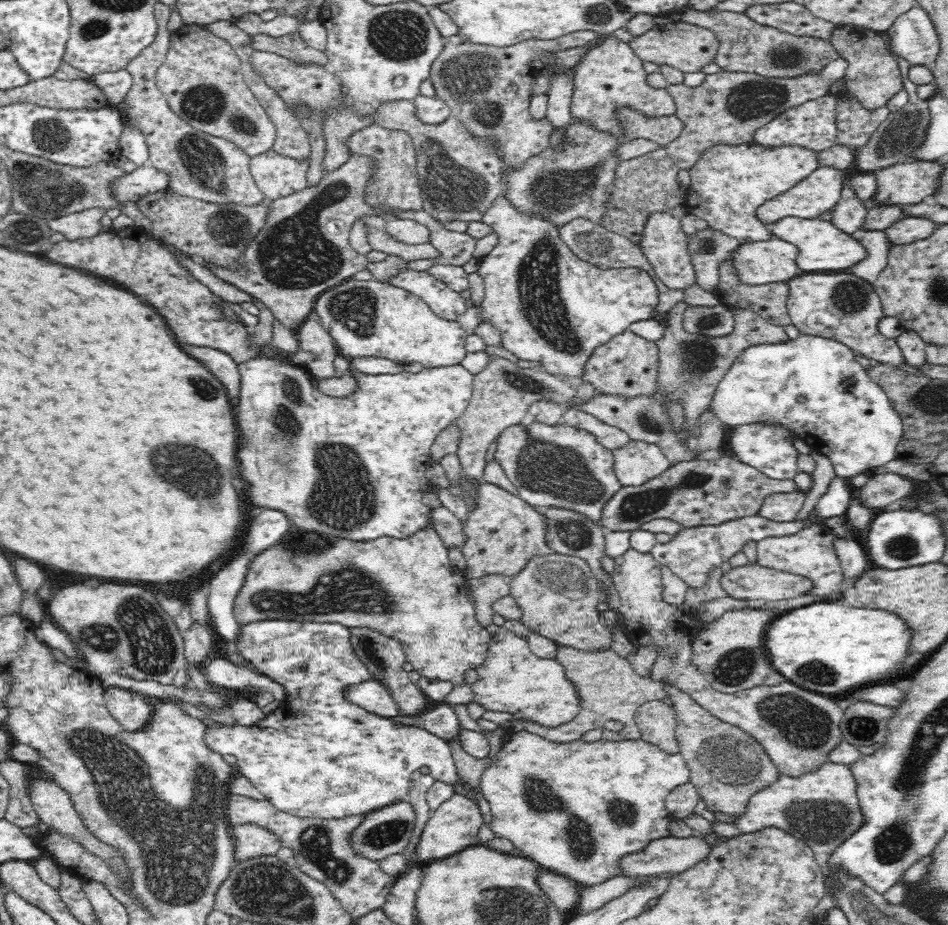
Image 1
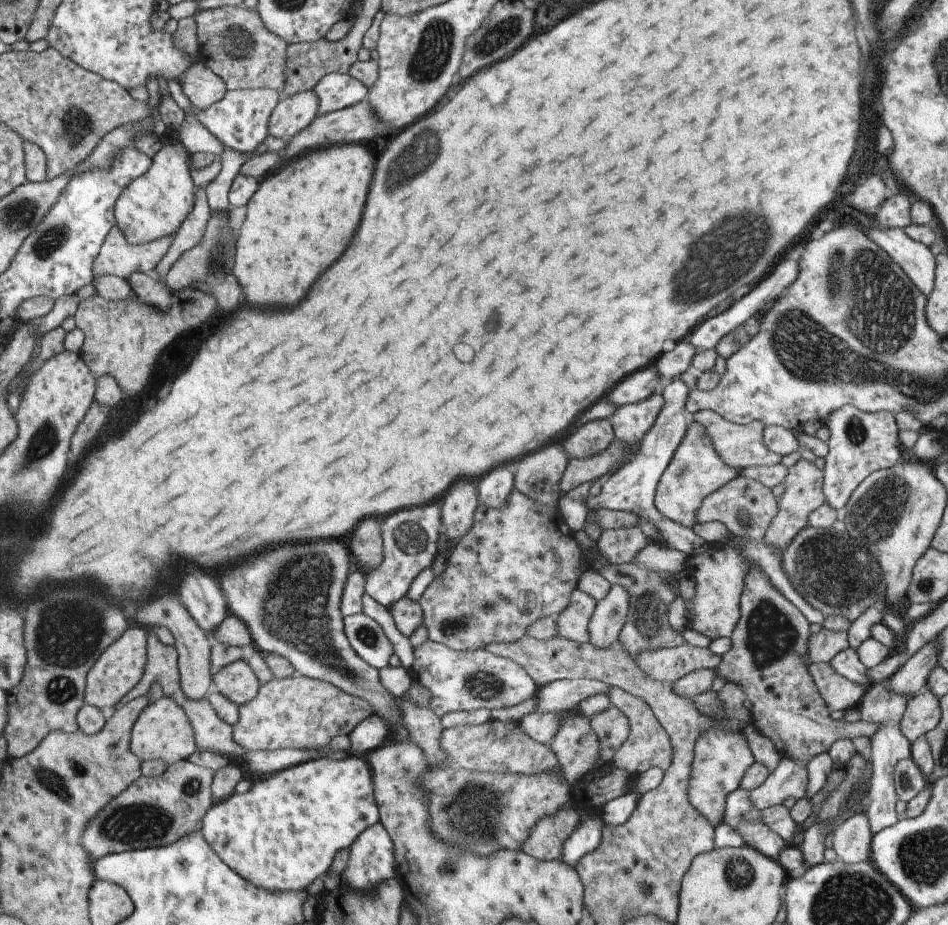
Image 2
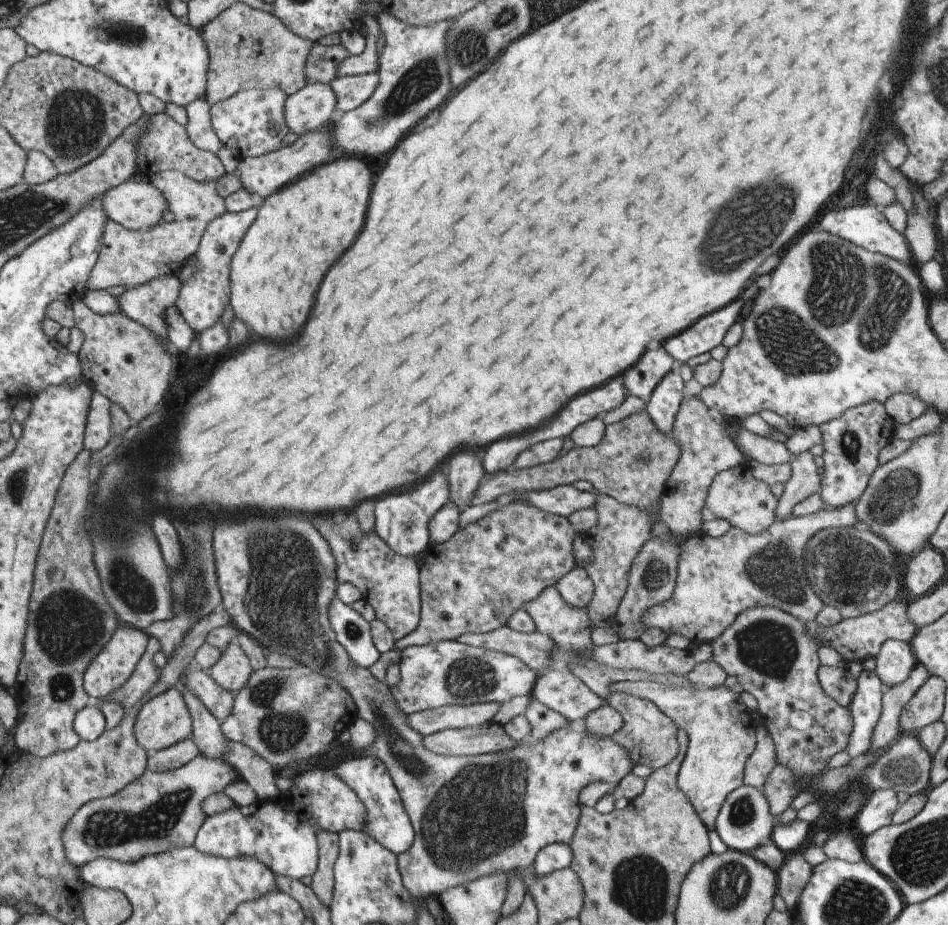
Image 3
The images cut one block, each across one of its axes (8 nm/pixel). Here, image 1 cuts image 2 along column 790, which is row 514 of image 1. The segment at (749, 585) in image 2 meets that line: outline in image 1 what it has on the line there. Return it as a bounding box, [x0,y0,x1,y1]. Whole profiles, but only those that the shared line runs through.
[599,455,798,532]

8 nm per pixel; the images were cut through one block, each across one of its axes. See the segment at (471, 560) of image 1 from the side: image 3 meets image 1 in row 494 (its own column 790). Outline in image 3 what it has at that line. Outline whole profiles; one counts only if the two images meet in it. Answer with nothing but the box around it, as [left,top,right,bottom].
[774,450,820,520]

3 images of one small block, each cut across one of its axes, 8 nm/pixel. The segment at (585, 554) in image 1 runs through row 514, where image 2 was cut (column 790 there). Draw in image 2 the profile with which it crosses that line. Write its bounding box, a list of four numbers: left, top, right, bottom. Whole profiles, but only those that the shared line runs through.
[783,522,883,622]

